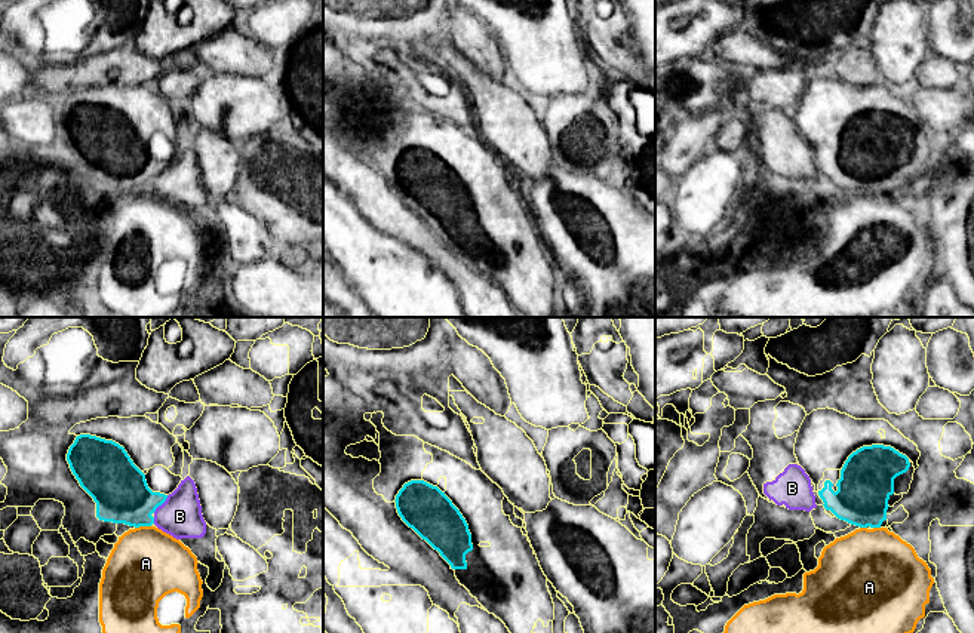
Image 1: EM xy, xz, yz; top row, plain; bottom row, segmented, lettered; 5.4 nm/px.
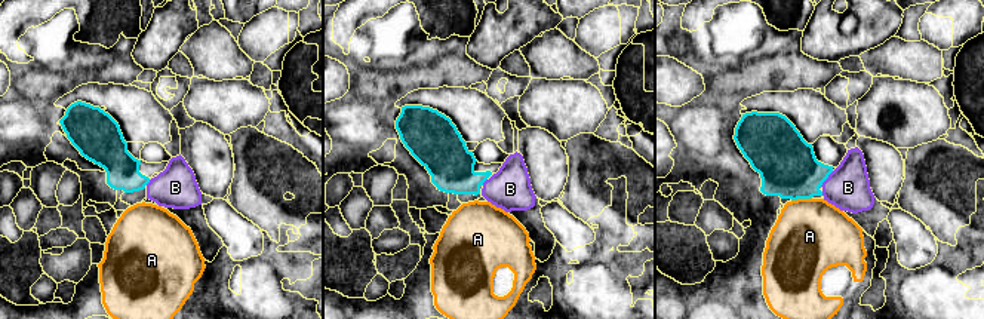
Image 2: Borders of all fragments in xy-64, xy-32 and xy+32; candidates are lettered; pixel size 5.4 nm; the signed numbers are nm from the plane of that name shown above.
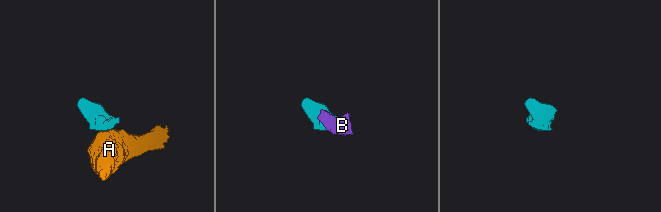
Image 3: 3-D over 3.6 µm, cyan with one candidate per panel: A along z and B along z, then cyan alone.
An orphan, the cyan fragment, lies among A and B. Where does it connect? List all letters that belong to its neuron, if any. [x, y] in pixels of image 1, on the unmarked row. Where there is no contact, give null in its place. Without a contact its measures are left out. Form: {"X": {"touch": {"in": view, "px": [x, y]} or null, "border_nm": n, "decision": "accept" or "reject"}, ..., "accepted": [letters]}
{"A": {"touch": {"in": "xy", "px": [143, 193]}, "border_nm": 90, "decision": "reject"}, "B": {"touch": {"in": "xy", "px": [160, 172]}, "border_nm": 130, "decision": "reject"}, "accepted": []}

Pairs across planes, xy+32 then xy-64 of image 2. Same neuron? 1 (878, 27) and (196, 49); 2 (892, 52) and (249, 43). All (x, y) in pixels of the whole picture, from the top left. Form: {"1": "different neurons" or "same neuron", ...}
{"1": "different neurons", "2": "different neurons"}

